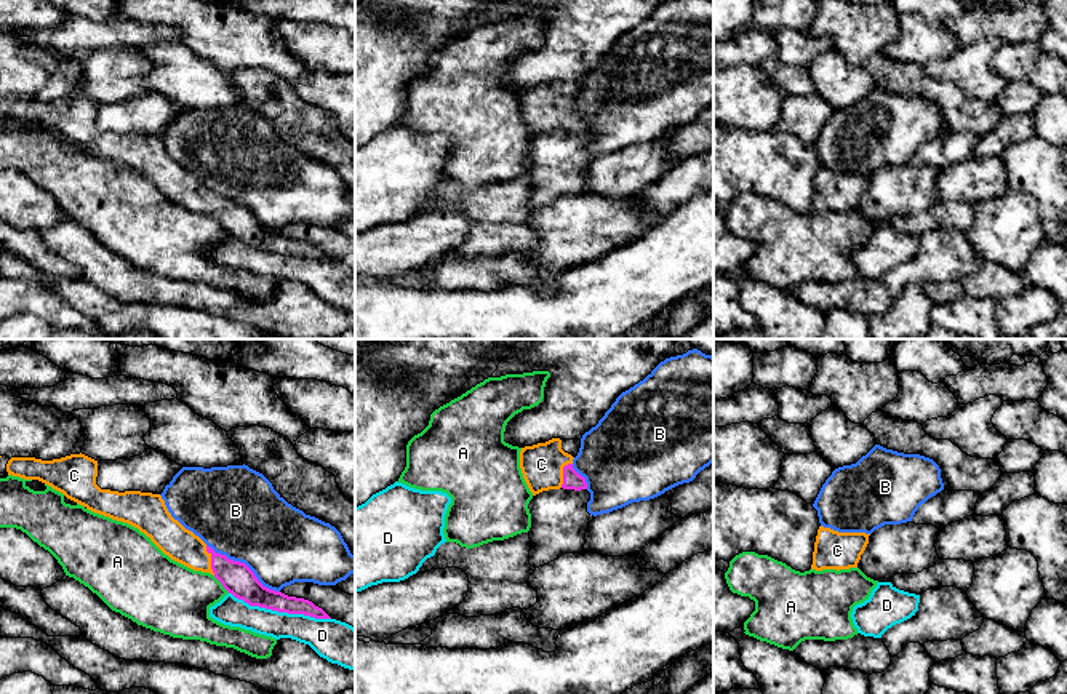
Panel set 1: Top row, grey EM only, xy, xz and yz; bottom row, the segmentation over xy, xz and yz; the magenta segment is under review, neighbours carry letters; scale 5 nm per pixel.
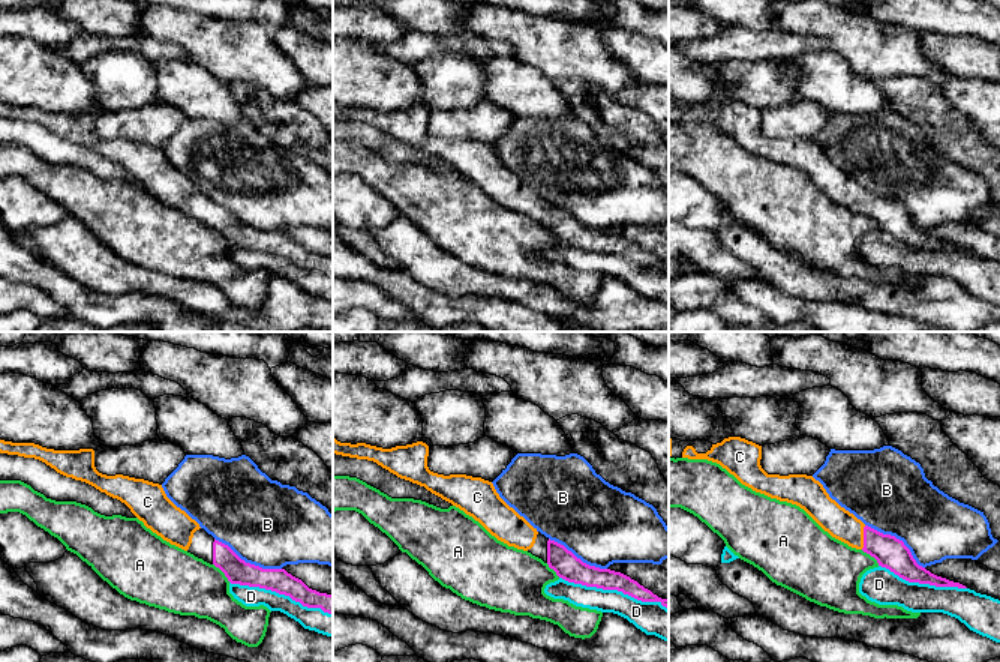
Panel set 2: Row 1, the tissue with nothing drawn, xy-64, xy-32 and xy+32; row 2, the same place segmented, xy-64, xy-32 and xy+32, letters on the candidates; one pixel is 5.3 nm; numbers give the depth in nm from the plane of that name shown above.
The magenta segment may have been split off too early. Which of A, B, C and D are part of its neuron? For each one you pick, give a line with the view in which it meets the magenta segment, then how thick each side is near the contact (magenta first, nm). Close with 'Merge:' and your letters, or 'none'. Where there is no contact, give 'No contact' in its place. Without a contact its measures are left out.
C: Touches magenta in xy. Thickness 160 nm (magenta) against 170 nm
Merge: C

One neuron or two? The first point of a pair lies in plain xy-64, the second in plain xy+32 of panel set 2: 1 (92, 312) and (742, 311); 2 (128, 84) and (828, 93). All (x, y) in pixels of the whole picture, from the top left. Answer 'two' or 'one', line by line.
1: two
2: two

